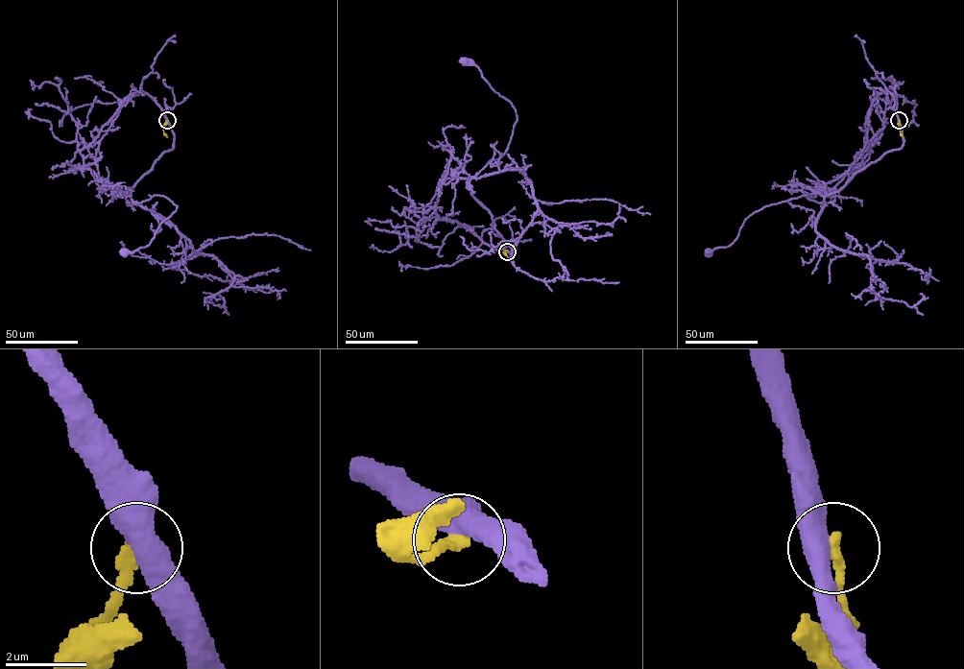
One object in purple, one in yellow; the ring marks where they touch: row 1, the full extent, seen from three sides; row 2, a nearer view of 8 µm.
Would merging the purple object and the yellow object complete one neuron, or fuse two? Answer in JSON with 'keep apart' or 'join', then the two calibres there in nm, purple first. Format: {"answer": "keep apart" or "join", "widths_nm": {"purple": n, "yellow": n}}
{"answer": "keep apart", "widths_nm": {"purple": 550, "yellow": 320}}

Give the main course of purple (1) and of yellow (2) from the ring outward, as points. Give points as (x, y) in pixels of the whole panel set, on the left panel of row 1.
1: (167, 120), (173, 148), (156, 160), (129, 195), (135, 204), (164, 196), (177, 207), (147, 246), (124, 252)
2: (167, 120), (163, 132), (167, 137)

